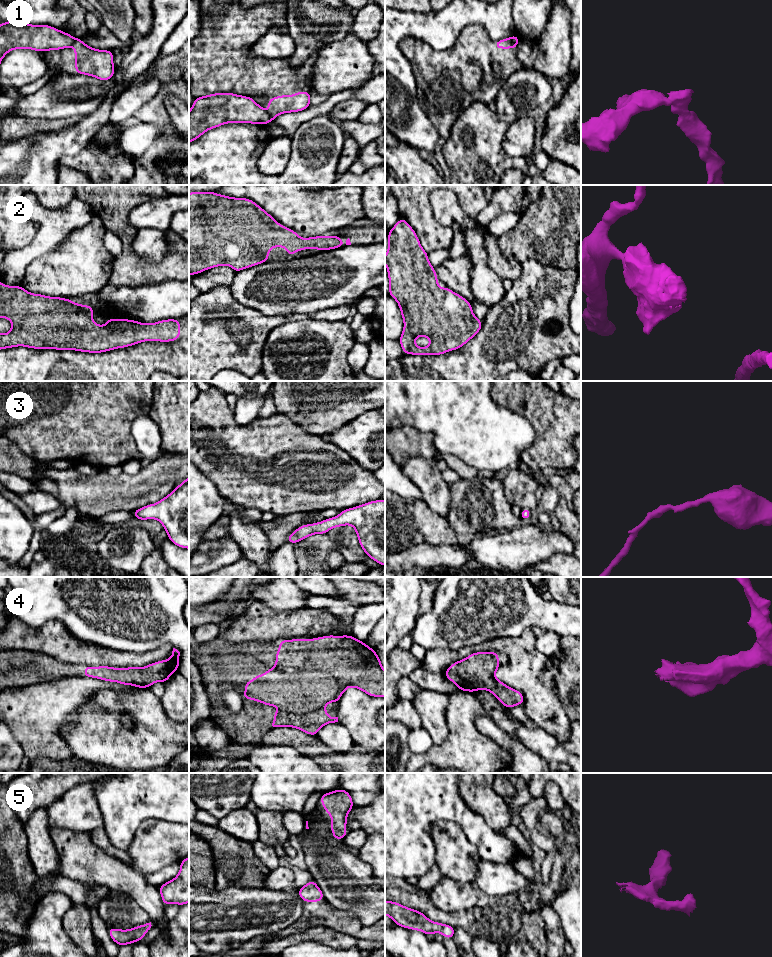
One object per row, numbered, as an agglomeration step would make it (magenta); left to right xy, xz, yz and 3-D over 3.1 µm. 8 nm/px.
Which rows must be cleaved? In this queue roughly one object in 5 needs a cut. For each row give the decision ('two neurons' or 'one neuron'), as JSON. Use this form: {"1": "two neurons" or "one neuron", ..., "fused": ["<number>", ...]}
{"1": "two neurons", "2": "one neuron", "3": "one neuron", "4": "one neuron", "5": "one neuron", "fused": ["1"]}

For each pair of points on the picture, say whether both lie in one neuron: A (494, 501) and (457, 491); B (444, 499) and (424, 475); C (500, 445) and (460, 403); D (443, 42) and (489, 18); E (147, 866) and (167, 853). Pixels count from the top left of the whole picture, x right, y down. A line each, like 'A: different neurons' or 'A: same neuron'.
A: same neuron
B: same neuron
C: same neuron
D: same neuron
E: same neuron

